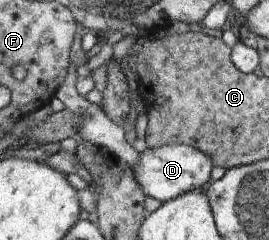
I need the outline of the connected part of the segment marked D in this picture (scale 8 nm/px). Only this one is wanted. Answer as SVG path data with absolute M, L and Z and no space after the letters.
M172 143L160 148L147 148L143 153L134 156L140 158L138 164L132 167L138 184L144 188L148 197L162 203L176 200L186 192L206 188L212 176L212 168L215 167L214 162L204 152L185 144Z

